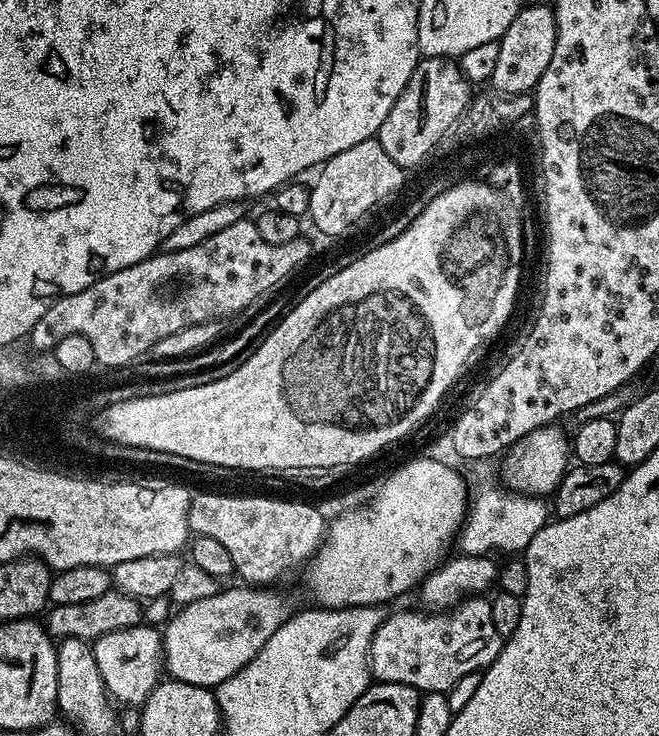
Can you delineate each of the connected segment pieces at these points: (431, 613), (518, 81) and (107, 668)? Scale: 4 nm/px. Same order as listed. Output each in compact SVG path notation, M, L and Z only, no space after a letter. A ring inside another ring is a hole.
M483 595L470 596L468 599L456 604L453 608L447 610L419 610L420 612L396 612L385 615L382 626L378 626L378 630L374 634L374 638L370 642L370 650L368 651L368 666L371 675L375 677L381 684L405 684L411 688L416 688L421 694L430 692L442 692L447 694L461 678L466 678L466 674L471 672L480 672L483 669L489 668L492 663L498 658L501 648L504 646L505 637L498 634L498 630L494 627L494 622L490 615L490 599Z
M532 4L520 9L520 12L506 26L498 41L498 63L494 65L491 87L504 96L517 96L532 92L536 83L546 74L550 58L554 58L556 41L556 13L544 4Z
M143 622L126 630L102 634L92 644L92 653L98 662L98 674L102 674L102 682L108 695L117 705L144 705L154 686L160 683L165 671L164 638L161 629Z

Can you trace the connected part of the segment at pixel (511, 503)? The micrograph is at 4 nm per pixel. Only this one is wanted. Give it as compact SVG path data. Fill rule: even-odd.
M503 487L500 488L484 488L480 493L473 495L470 500L470 507L468 509L468 514L464 518L464 527L460 529L458 533L458 548L460 544L459 551L466 556L488 556L489 554L496 554L492 552L510 552L506 554L520 554L523 553L525 548L530 546L530 538L534 538L534 534L538 534L538 530L542 530L544 525L549 523L550 520L550 508L543 499L533 498L523 494L517 494L511 490L505 490Z

